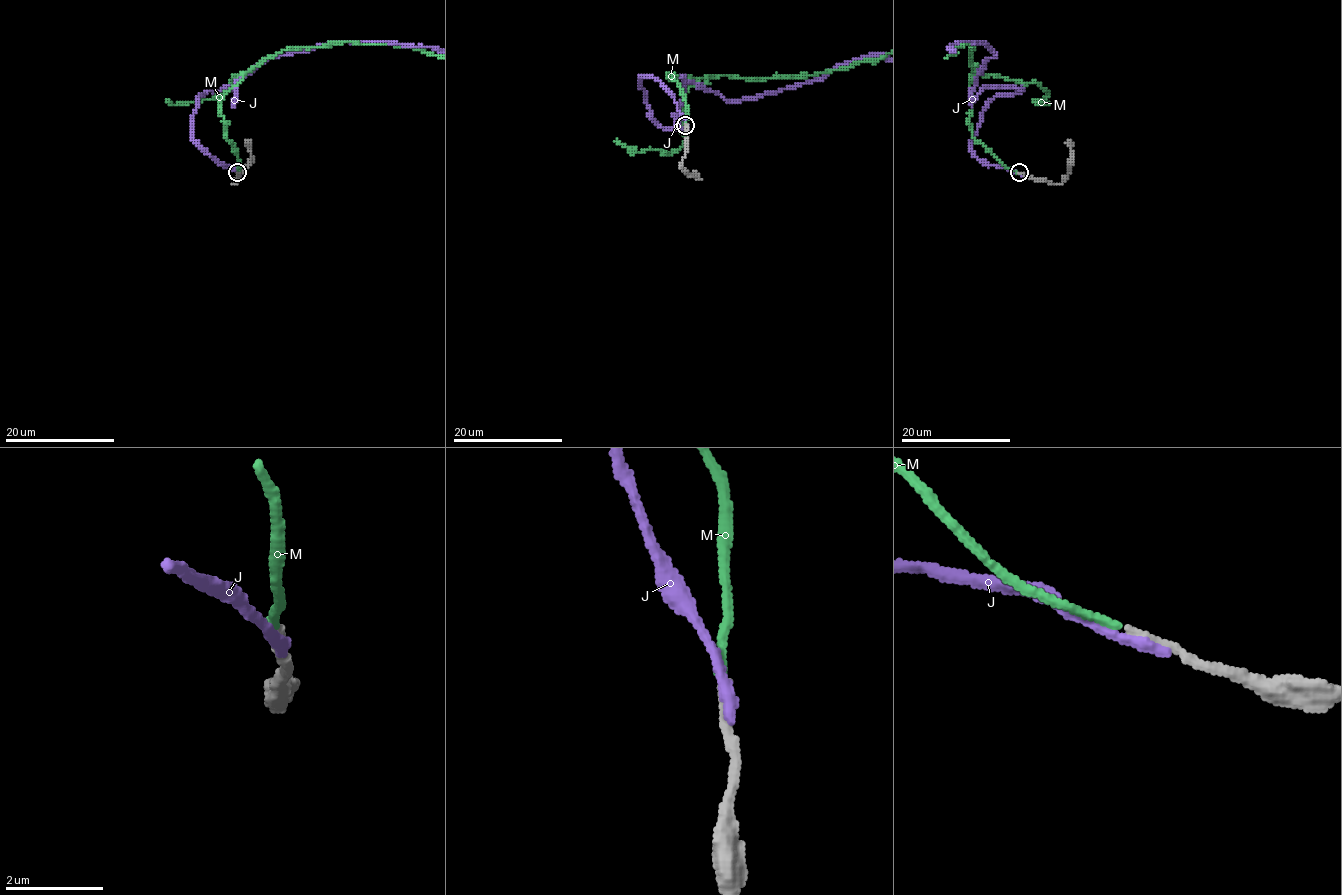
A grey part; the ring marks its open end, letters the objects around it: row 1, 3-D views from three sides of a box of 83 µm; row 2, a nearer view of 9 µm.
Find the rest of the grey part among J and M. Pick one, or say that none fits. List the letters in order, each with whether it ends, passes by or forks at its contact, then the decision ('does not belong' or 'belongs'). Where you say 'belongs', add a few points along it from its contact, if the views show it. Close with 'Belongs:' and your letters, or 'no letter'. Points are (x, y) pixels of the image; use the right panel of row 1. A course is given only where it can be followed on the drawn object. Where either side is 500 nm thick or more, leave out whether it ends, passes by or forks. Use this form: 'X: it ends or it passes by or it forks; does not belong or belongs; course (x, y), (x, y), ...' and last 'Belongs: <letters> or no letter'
J: it ends; does not belong
M: it ends; belongs
Belongs: M

